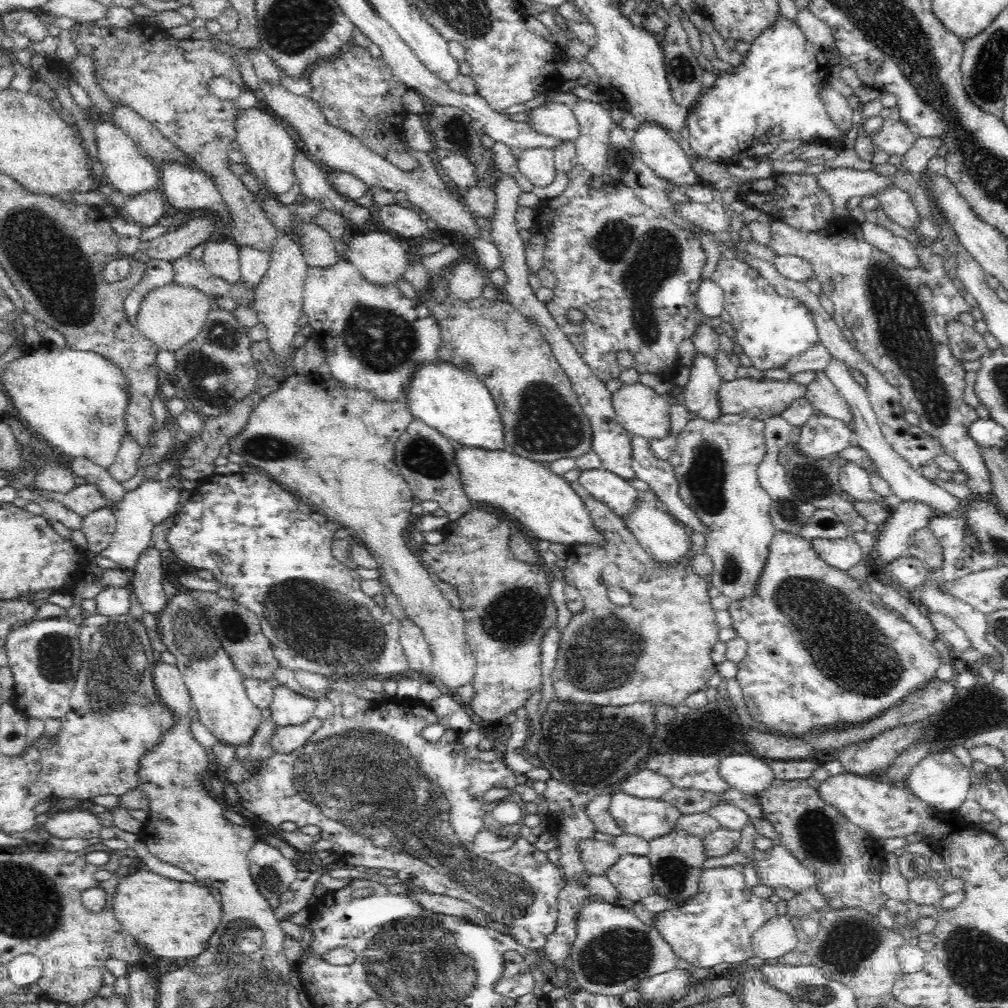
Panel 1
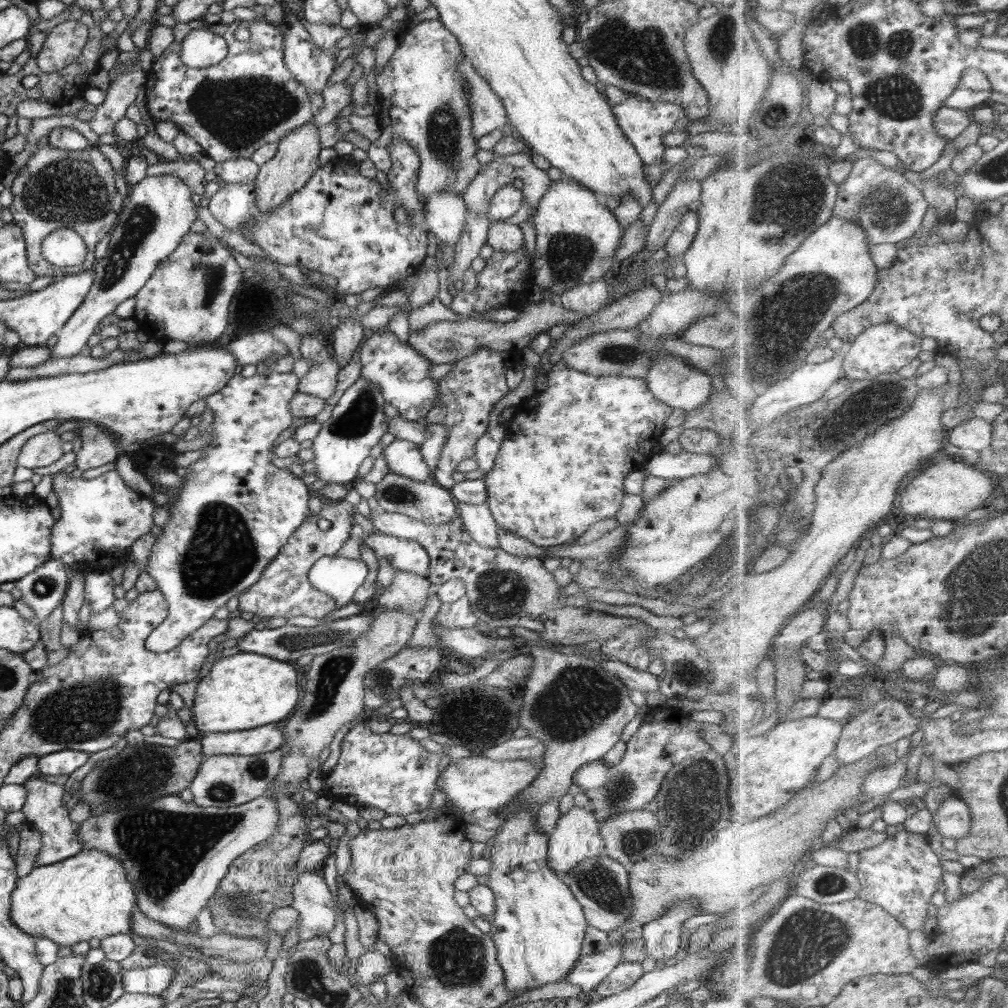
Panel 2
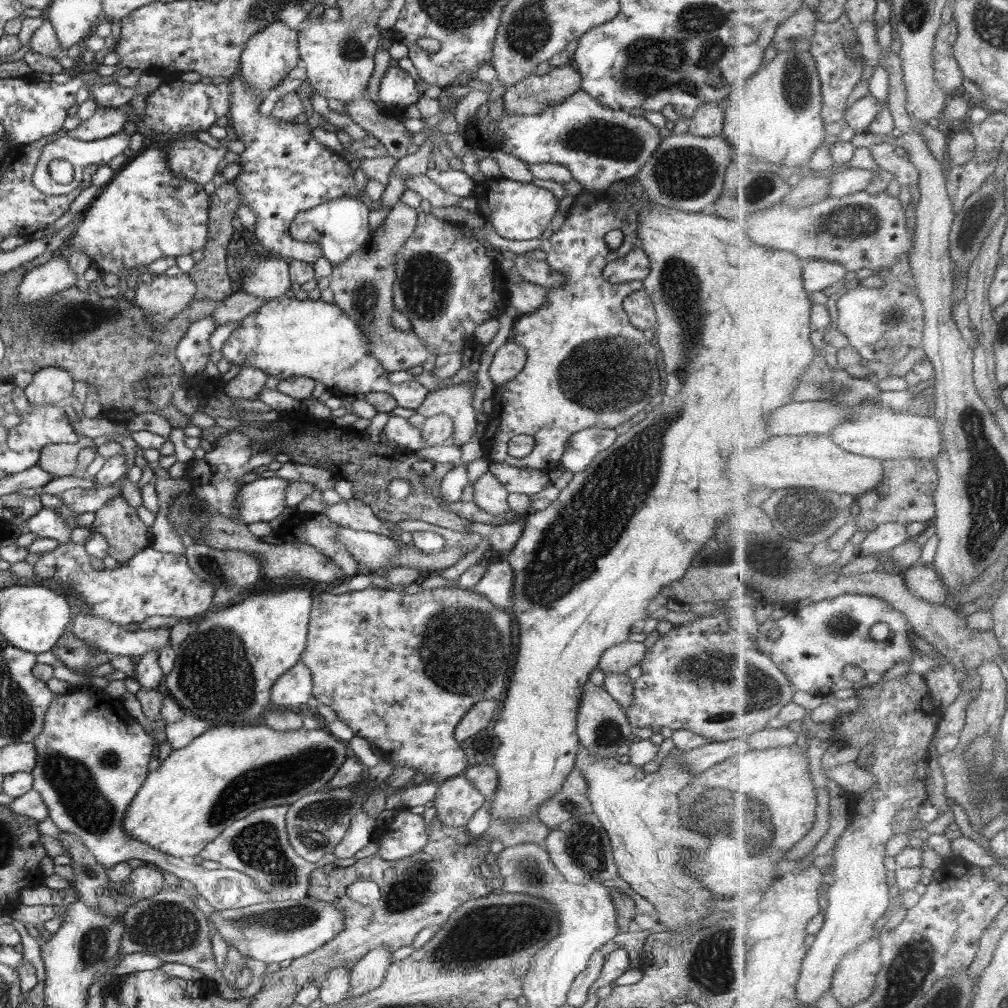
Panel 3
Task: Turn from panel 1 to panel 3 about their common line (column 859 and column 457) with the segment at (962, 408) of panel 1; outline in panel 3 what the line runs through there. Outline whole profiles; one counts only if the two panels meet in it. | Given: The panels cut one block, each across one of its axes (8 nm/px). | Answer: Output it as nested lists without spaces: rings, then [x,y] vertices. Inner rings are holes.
[[[419,210],[415,231],[400,248],[394,266],[396,280],[392,286],[393,306],[410,320],[414,333],[426,343],[426,349],[430,351],[433,359],[454,351],[460,351],[463,355],[466,348],[474,348],[476,340],[472,336],[476,326],[497,318],[501,310],[507,306],[504,290],[507,280],[499,264],[488,256],[480,241],[469,240],[466,230],[459,231],[458,228],[462,226],[466,228],[465,224],[452,225],[431,213]]]

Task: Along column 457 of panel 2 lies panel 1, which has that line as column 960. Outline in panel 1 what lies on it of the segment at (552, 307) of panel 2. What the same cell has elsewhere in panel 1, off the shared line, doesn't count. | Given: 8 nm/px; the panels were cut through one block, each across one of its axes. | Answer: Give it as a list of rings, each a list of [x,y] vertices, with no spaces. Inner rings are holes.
[[[954,319],[947,324],[946,332],[954,358],[962,362],[979,360],[987,351],[987,342],[984,340],[983,334],[978,333],[974,326]]]

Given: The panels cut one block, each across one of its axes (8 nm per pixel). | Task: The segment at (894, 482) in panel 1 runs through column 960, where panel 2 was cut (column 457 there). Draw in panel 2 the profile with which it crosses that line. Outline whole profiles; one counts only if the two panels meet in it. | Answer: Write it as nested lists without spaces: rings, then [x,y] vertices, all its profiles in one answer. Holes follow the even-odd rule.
[[[457,503],[457,516],[462,520],[470,537],[484,548],[498,547],[499,525],[494,521],[487,504]]]

